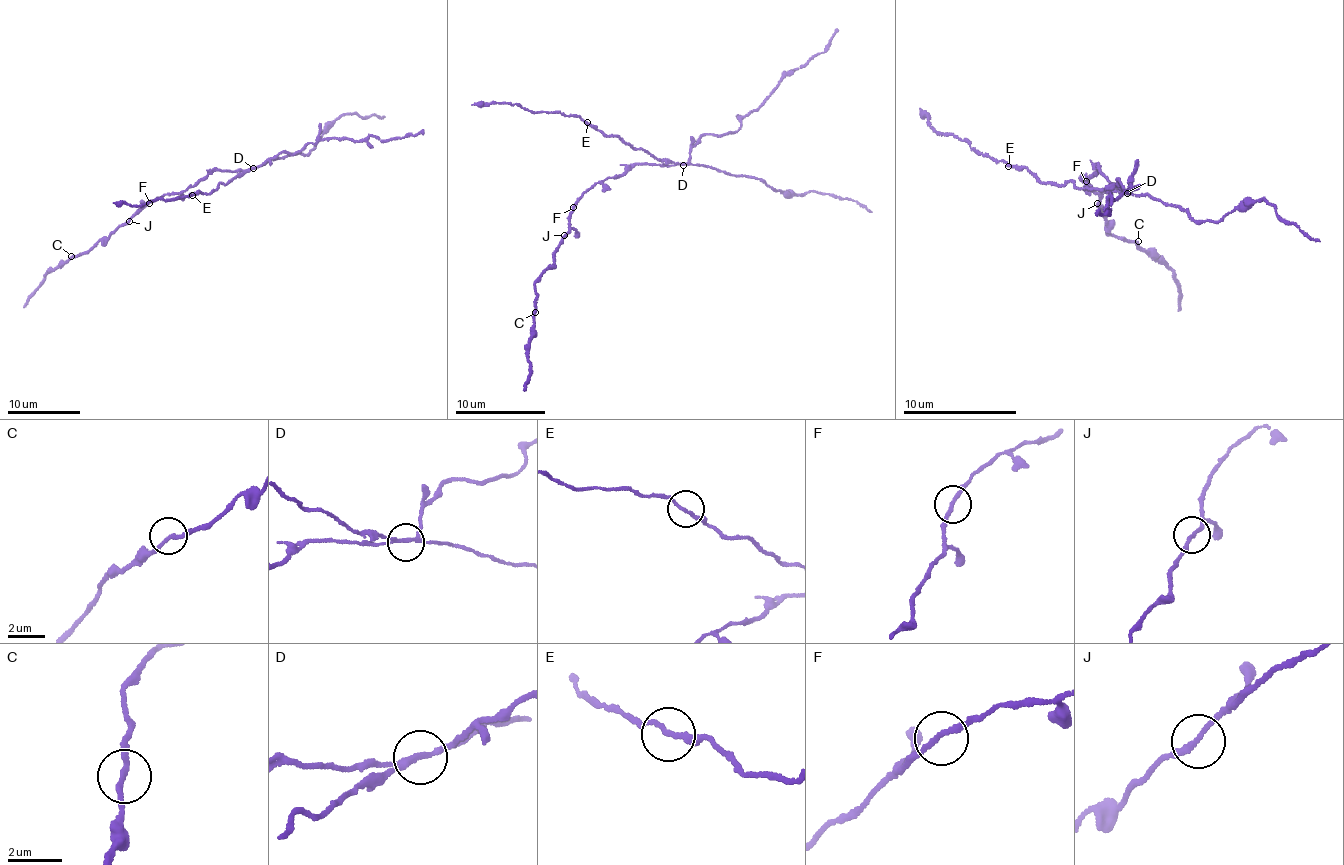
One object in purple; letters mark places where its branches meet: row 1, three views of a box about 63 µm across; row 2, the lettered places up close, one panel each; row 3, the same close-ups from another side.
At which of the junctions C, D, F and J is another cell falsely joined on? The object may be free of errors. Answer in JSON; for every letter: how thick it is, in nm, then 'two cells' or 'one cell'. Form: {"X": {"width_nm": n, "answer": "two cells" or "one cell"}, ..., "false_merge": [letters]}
{"C": {"width_nm": 190, "answer": "one cell"}, "D": {"width_nm": 150, "answer": "two cells"}, "F": {"width_nm": 200, "answer": "one cell"}, "J": {"width_nm": 190, "answer": "one cell"}, "false_merge": ["D"]}

